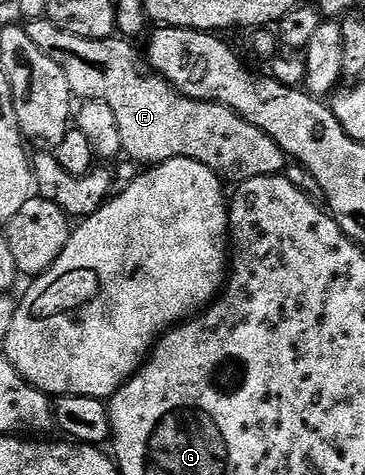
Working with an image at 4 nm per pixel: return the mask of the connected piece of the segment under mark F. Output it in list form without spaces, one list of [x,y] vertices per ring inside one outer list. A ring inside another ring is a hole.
[[[46,18],[32,20],[26,25],[29,38],[33,38],[36,46],[44,52],[57,66],[61,66],[65,79],[69,81],[72,97],[80,101],[96,100],[105,102],[111,107],[117,117],[117,126],[121,129],[122,155],[143,164],[139,166],[154,166],[164,164],[177,158],[196,160],[201,162],[226,183],[240,184],[261,176],[280,175],[287,166],[287,157],[284,155],[275,140],[269,138],[259,127],[253,126],[247,120],[237,115],[231,108],[220,104],[194,100],[191,97],[180,95],[173,85],[168,84],[161,76],[143,73],[144,65],[141,56],[135,53],[130,39],[112,38],[109,40],[90,40],[81,38],[77,34],[69,34],[63,28],[58,28]]]

